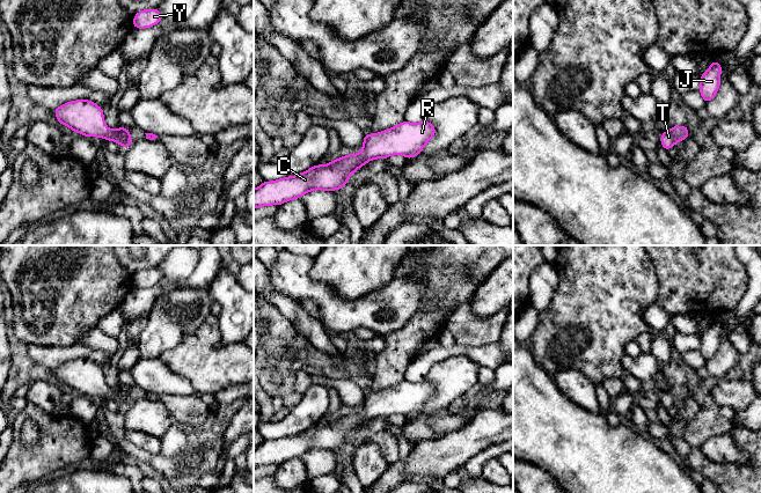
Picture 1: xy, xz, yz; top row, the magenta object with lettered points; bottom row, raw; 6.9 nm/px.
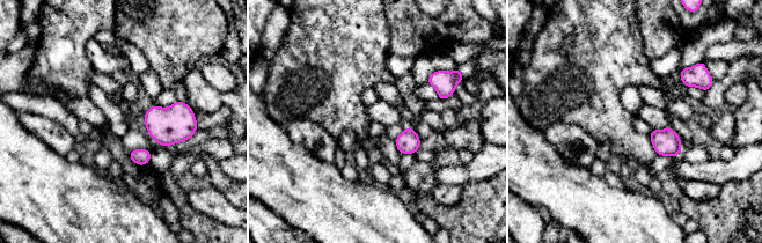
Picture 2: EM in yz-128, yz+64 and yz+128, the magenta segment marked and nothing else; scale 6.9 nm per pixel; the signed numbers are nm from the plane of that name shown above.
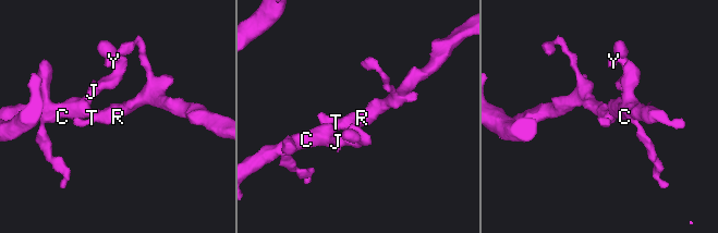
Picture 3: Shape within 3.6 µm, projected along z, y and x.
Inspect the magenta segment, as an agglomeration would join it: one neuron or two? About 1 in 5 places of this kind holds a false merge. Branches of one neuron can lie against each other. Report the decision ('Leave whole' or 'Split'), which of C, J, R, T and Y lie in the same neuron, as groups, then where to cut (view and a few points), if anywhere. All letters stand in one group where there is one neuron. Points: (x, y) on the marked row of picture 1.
Leave whole. Groups: C J R T Y. No split

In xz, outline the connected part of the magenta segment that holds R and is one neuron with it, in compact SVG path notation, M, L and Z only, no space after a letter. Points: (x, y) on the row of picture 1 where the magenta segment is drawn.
M404 120L382 132L367 133L360 153L347 154L325 165L317 163L295 176L272 182L263 181L257 189L254 189L254 209L270 205L280 206L315 190L339 190L346 185L349 177L368 161L386 160L392 155L414 159L422 154L422 149L434 135L436 127L427 120L419 123Z

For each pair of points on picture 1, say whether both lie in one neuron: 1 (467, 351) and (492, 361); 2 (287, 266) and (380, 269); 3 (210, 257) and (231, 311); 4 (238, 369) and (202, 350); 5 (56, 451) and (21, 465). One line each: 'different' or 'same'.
1: same
2: different
3: different
4: same
5: same

